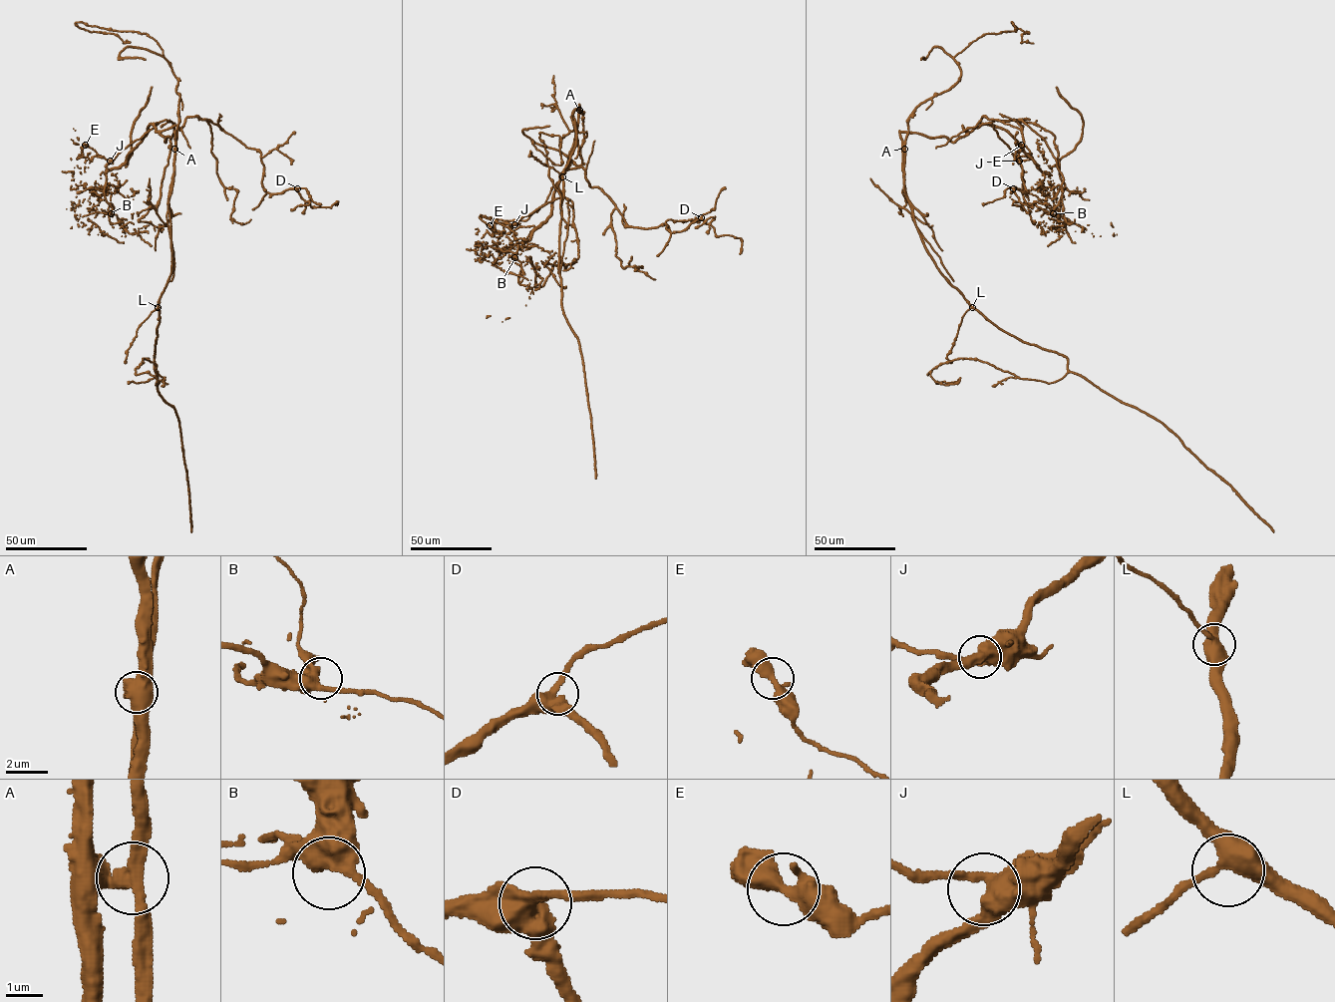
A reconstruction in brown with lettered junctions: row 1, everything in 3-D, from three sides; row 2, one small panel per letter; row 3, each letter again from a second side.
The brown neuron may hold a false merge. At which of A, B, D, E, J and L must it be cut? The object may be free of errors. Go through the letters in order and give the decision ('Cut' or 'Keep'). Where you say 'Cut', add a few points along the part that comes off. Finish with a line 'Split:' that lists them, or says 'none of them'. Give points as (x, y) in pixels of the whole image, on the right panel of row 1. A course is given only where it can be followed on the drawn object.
A: Cut. Course of the part to remove: (904, 149), (904, 191), (921, 241), (965, 299), (1001, 329), (1063, 354), (1070, 371), (1163, 423), (1273, 532)
B: Keep
D: Keep
E: Keep
J: Keep
L: Keep
Split: A

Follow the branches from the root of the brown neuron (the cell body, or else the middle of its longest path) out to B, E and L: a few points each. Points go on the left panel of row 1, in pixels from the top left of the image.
B: (168, 210), (174, 133), (165, 142), (156, 131), (156, 123), (107, 164), (104, 194), (114, 206), (111, 213)
E: (168, 210), (174, 132), (165, 142), (156, 131), (156, 123), (111, 160), (85, 145)
L: (168, 210), (171, 271), (158, 307)

